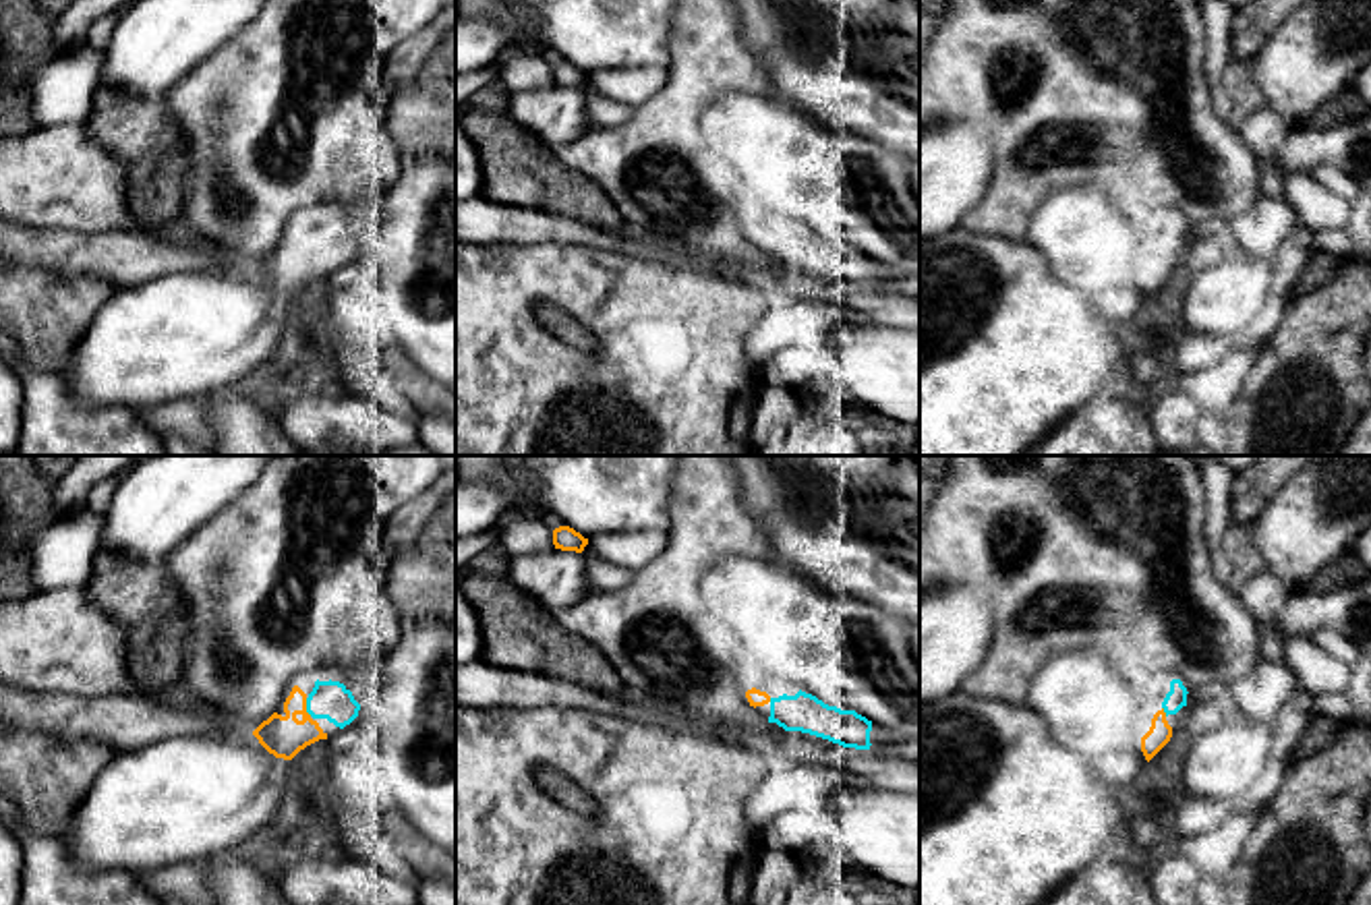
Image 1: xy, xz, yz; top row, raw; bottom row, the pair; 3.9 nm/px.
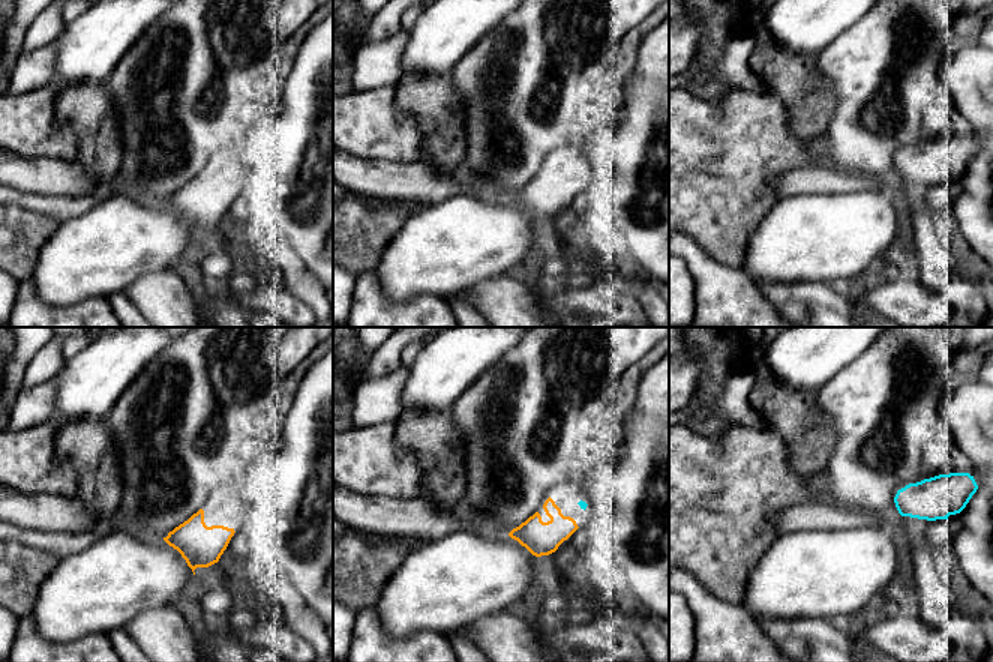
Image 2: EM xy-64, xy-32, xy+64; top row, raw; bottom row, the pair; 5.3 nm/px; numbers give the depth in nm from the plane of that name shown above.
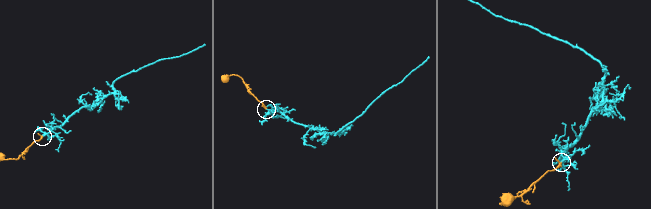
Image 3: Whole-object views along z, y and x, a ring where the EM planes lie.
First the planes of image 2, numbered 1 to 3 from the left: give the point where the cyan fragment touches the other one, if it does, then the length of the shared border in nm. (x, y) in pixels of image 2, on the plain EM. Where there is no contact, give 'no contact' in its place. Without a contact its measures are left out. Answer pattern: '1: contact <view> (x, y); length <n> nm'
1: no contact
2: no contact
3: no contact

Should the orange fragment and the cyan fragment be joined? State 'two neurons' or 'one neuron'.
one neuron

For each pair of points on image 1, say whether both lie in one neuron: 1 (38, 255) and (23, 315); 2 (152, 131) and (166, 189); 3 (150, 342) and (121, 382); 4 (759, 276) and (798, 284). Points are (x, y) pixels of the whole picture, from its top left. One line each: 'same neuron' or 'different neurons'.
1: different neurons
2: same neuron
3: same neuron
4: same neuron

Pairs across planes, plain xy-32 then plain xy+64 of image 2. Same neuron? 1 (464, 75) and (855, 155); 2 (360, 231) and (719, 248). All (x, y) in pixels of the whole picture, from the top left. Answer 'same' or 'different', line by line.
1: same
2: same

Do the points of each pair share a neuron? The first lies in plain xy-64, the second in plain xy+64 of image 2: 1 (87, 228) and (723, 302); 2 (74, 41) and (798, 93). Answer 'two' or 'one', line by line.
1: two
2: two

